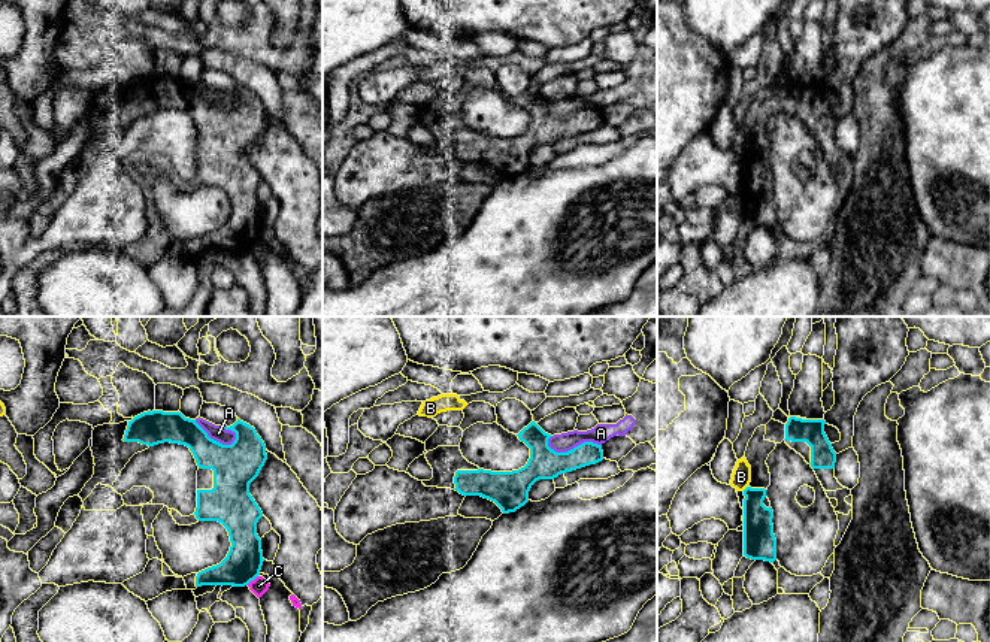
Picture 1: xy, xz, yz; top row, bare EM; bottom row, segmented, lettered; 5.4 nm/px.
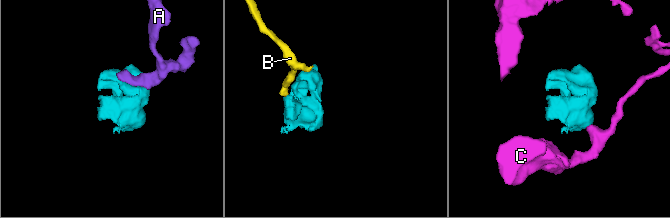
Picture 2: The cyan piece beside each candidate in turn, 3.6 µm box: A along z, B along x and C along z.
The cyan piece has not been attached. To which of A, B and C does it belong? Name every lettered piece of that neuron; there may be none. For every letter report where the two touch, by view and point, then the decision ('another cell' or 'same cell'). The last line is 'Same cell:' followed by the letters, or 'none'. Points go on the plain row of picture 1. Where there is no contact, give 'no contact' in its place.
A: meets cyan in xy at (215, 106); another cell
B: meets cyan in yz at (745, 154); another cell
C: meets cyan in xy at (251, 245); another cell
Same cell: none

